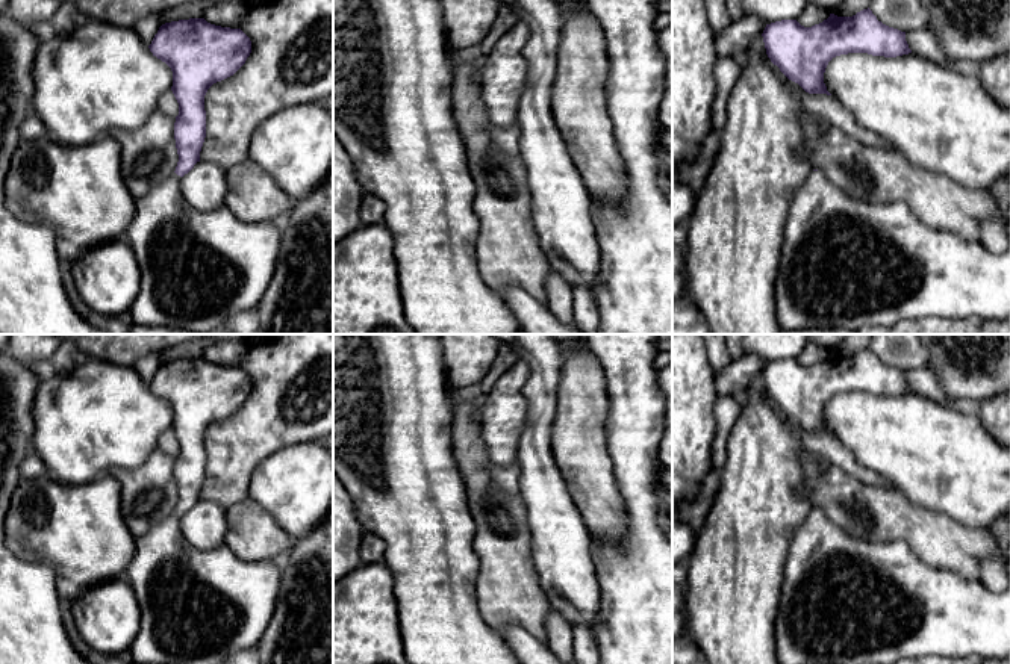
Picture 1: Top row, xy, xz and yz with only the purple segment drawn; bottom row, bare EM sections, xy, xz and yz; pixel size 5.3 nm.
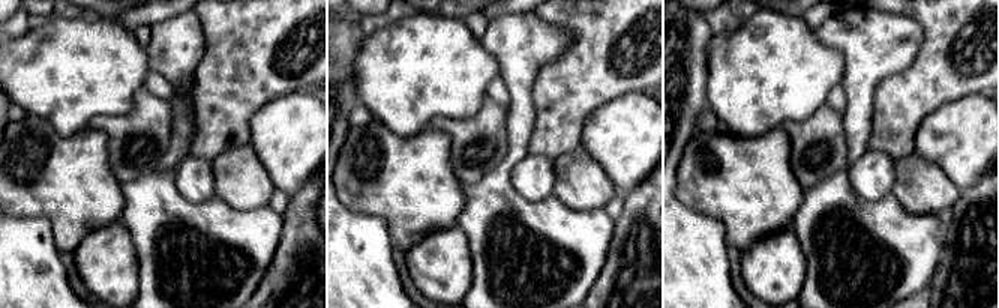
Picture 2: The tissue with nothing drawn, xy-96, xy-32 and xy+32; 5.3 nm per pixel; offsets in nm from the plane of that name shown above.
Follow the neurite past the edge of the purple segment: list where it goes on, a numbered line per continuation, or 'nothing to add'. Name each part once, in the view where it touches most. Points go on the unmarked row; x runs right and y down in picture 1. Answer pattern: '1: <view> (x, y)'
1: xy (197, 607)

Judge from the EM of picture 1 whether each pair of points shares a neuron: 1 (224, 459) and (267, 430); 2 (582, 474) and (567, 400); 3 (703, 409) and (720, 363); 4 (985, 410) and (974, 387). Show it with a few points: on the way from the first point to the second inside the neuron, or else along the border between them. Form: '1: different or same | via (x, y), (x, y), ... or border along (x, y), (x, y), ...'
1: same | via (235, 448), (256, 430)
2: same | via (582, 456), (579, 448), (579, 418)
3: different | border along (704, 350), (715, 371)
4: different | border along (994, 395), (974, 409)

